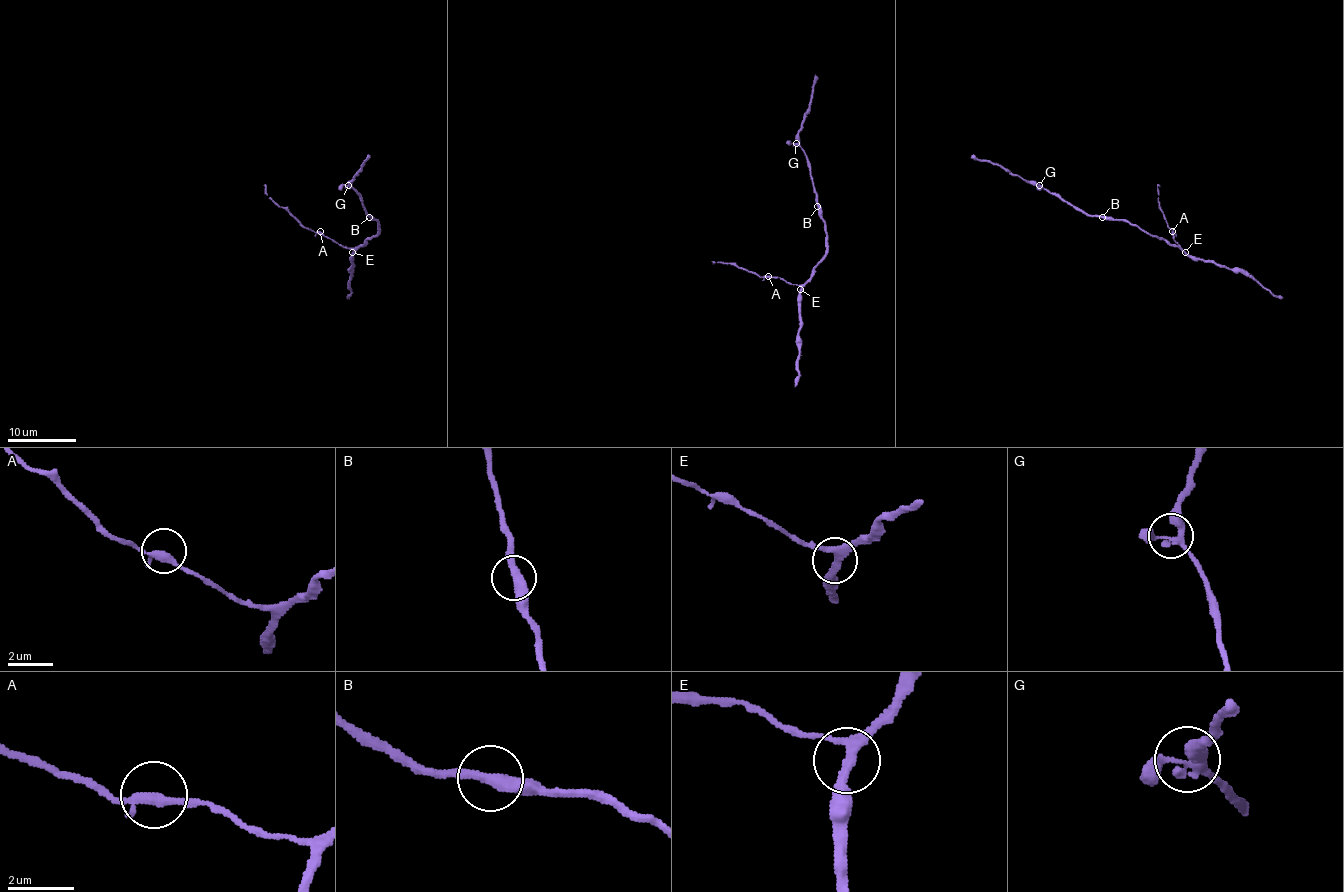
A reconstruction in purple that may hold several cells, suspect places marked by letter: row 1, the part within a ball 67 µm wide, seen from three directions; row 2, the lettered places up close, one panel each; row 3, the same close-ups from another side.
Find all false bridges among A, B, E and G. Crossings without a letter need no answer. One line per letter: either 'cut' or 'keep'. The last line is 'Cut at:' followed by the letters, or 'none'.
A: keep
B: keep
E: keep
G: keep
Cut at: none

